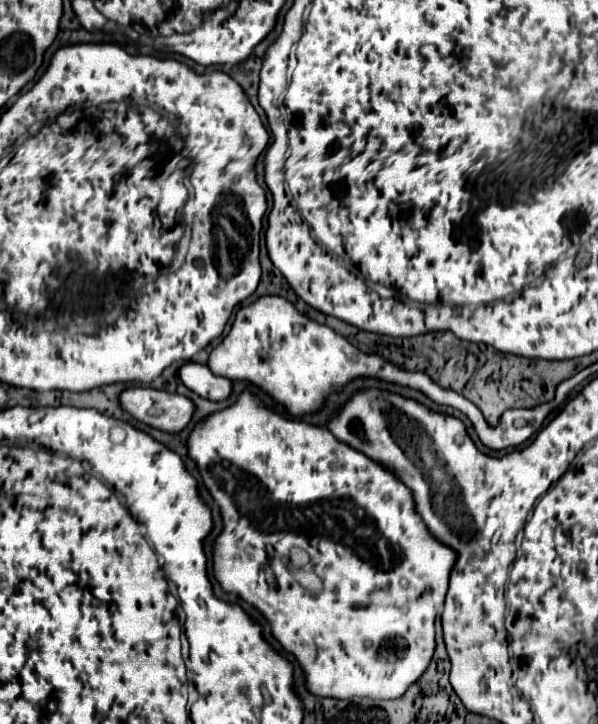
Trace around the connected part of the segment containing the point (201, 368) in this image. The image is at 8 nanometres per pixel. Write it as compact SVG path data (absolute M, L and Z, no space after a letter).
M186 362L184 366L180 366L178 378L194 394L208 400L216 400L216 402L226 400L232 390L232 382L228 378L214 376L208 366L196 364L196 362Z

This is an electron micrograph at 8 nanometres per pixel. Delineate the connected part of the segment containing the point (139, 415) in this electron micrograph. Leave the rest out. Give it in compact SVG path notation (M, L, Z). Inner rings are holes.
M126 388L118 402L138 422L164 432L180 432L194 414L194 404L186 396L154 388Z

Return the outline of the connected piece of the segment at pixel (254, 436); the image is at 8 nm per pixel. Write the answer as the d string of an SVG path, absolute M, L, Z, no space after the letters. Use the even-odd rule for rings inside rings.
M244 390L230 408L214 412L214 414L206 416L204 420L200 420L194 426L194 430L190 432L190 436L186 440L186 448L188 448L188 456L196 462L196 468L202 476L204 488L210 492L212 500L220 506L220 514L222 514L224 526L222 526L222 532L216 536L214 546L212 546L214 578L226 594L238 594L238 598L242 598L244 602L254 606L266 618L266 622L270 622L270 628L274 630L272 632L274 638L282 644L284 650L294 654L294 658L298 660L300 670L302 670L304 680L306 680L306 688L318 698L320 698L320 694L332 694L332 698L336 698L336 700L352 700L356 696L358 698L372 698L372 700L402 698L408 692L408 688L420 680L420 676L428 670L428 666L432 662L434 648L436 648L434 620L444 606L444 598L448 592L448 578L450 578L452 566L456 562L456 552L448 544L440 542L426 528L420 514L416 514L416 504L414 504L412 492L400 482L400 478L396 478L396 474L392 474L392 470L388 470L386 466L372 462L366 454L360 454L360 450L334 438L328 428L290 420L290 418L284 418L282 414L266 408L266 404L250 390ZM292 546L304 548L310 554L308 570L312 568L324 582L324 590L318 594L310 594L310 604L304 604L304 606L300 606L300 596L298 596L300 584L292 578L294 568L290 566L290 560L288 560L288 552ZM268 548L272 548L272 552L274 552L272 568L274 568L274 574L278 580L278 590L272 590L268 586L266 576L262 572L262 566L268 560Z

